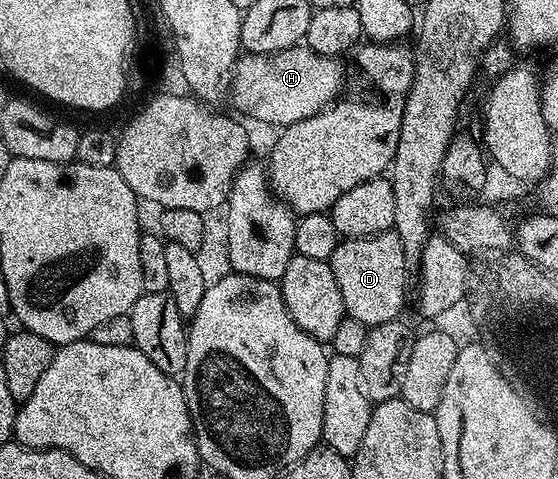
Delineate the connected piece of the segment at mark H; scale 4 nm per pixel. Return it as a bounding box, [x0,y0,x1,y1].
[229,45,343,129]

